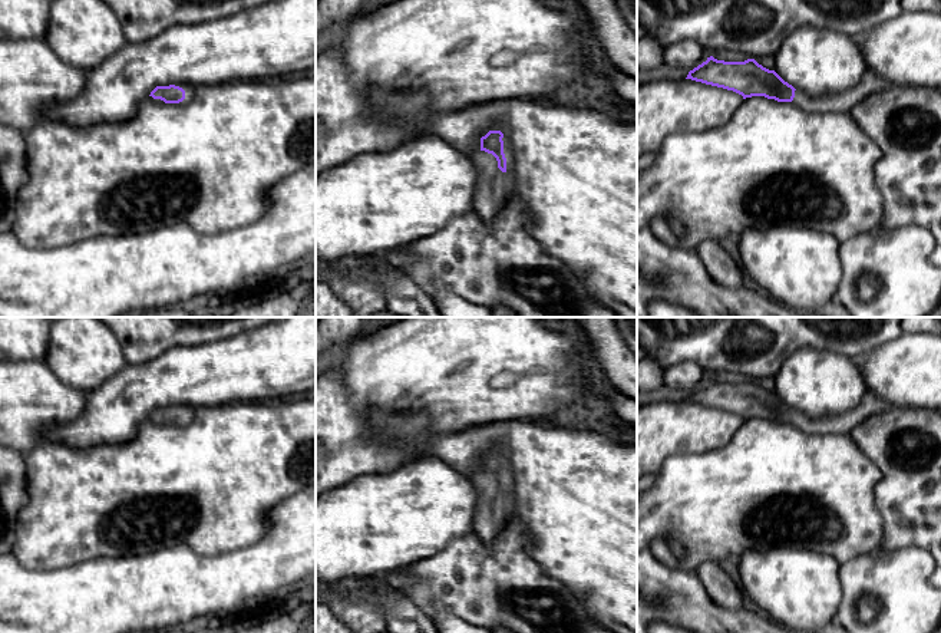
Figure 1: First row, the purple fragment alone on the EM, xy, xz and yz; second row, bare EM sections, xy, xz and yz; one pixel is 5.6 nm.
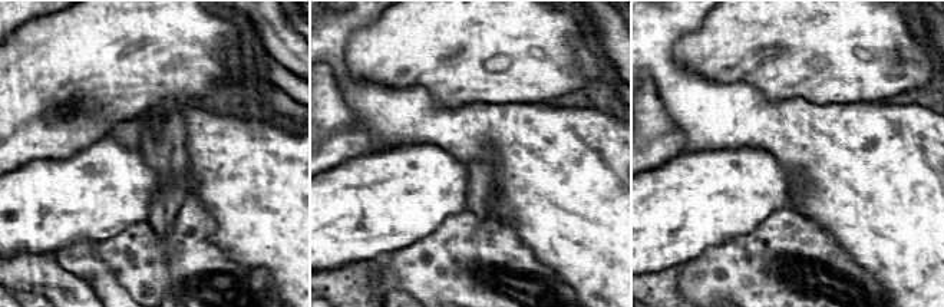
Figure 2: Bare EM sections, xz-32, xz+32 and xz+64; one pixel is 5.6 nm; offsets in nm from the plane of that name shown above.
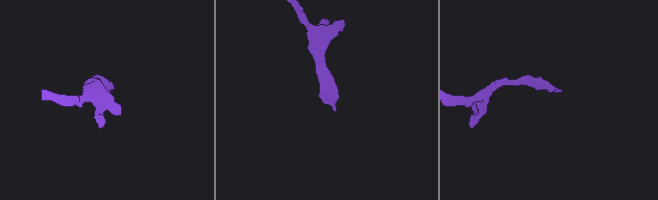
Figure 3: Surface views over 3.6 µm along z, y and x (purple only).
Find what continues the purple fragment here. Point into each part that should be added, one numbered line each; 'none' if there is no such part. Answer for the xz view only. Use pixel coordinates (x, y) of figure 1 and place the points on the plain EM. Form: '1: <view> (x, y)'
1: xz (488, 514)

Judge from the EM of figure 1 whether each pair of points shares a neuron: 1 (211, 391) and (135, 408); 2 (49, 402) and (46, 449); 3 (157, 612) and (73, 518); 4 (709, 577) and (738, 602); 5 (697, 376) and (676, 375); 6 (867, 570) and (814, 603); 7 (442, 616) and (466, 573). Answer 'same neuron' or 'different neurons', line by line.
1: same neuron
2: different neurons
3: different neurons
4: same neuron
5: same neuron
6: different neurons
7: different neurons

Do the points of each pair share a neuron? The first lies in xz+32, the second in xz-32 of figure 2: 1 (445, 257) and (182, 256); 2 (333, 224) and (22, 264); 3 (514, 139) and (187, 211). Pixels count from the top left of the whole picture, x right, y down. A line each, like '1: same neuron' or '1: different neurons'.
1: same neuron
2: different neurons
3: different neurons

